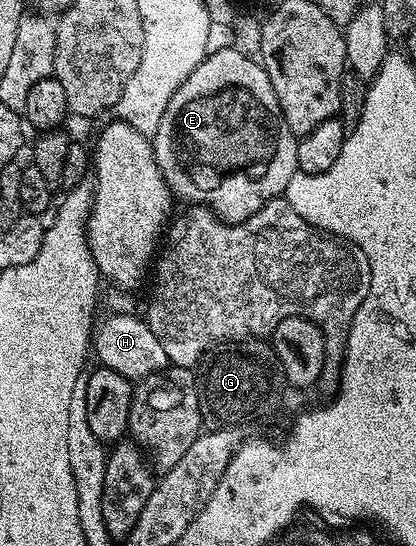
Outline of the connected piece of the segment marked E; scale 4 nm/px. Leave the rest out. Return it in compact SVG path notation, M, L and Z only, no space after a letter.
M233 47L215 53L207 53L206 58L200 63L200 67L196 67L196 71L192 71L192 75L188 75L188 79L184 79L184 83L180 83L176 95L172 95L168 108L164 110L164 119L160 119L160 127L154 132L152 144L154 158L168 183L171 194L177 200L179 197L180 200L186 201L182 203L207 206L220 220L227 223L237 223L248 219L253 213L260 211L260 207L264 207L269 201L281 198L288 187L288 179L292 179L292 175L298 172L298 164L296 163L298 143L294 132L288 127L288 123L284 123L284 115L280 111L276 91L272 91L272 83L268 79L268 75L255 58L244 55L239 49Z

